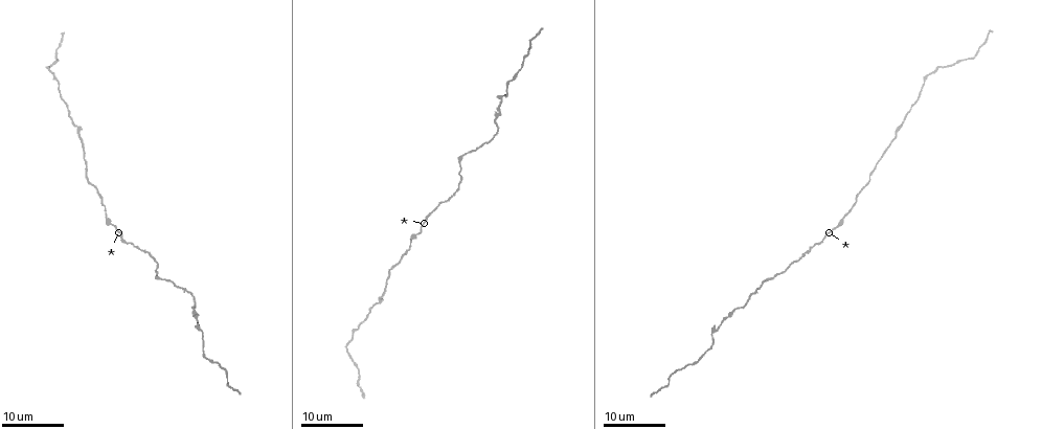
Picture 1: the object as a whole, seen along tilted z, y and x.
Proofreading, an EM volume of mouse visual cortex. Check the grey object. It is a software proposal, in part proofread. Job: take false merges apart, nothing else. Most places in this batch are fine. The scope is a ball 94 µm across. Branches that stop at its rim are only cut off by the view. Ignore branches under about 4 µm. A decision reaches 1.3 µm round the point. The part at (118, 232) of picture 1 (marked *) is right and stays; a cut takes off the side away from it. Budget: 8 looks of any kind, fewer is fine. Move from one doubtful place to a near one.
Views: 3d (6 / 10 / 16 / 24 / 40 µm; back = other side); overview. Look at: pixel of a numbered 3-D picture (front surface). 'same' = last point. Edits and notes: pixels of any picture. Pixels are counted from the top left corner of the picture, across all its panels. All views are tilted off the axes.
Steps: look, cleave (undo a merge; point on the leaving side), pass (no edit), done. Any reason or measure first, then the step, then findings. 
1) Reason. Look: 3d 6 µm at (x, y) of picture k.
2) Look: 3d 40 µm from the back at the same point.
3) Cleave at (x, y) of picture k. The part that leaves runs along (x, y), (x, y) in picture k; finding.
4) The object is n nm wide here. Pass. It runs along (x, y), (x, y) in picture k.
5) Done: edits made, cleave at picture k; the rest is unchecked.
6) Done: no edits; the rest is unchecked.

Thick turns thin. Look: 3d 24 µm at (108, 215) of picture 1.

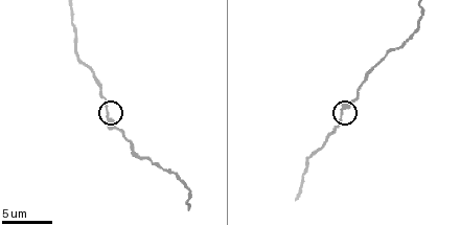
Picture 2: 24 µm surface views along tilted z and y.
Look: 3d 6 µm at (108, 113) of picture 2.

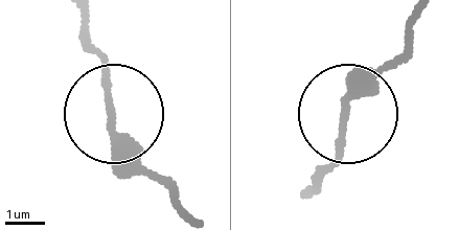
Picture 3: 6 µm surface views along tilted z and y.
Pass. It runs along (419, 19), (346, 108), (341, 153), (322, 180) in picture 3; one neuron here.

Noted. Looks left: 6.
A narrow waist. Look: 3d 10 µm at (76, 51) of picture 2.

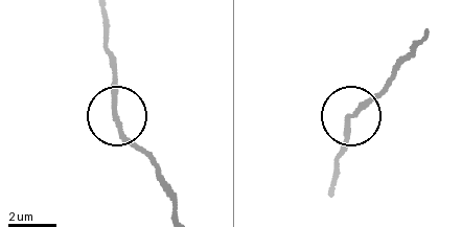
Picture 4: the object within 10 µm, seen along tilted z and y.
Pass. It runs along (175, 212), (158, 165), (118, 125), (110, 55) in picture 4; continuous, no second neuron.

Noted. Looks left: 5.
Calibre changes. Look: 3d 24 µm at (359, 329) of picture 1.

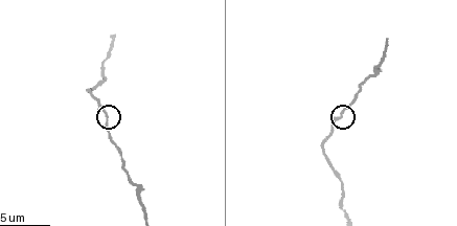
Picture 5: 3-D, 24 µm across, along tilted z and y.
Look: 3d 6 µm at (340, 117) of picture 5.

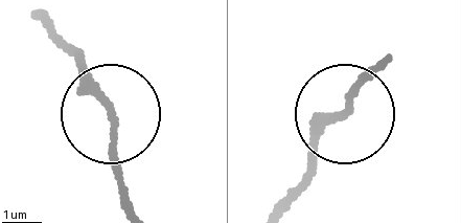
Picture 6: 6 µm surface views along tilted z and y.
Pass. It runs along (375, 61), (287, 194) in picture 6; all the same neuron.

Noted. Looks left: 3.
Sudden change in width. Look: 3d 10 µm at (339, 179) of picture 5.

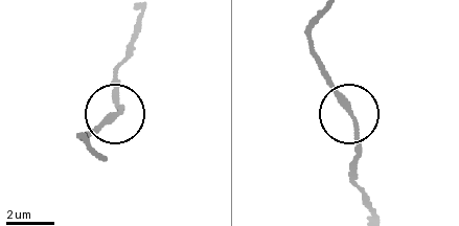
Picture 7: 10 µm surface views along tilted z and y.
The object is 220 nm wide here. Pass. It runs along (322, 16), (311, 27), (308, 46), (351, 118), (358, 165) in picture 7; continuous, no second neuron.

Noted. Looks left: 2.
Done: no edits; the rest is unchecked.

